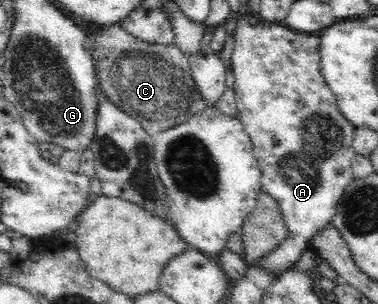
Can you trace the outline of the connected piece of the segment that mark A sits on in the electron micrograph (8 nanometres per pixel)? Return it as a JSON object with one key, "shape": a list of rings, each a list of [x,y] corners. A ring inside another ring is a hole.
{"shape":[[[238,17],[236,20],[231,56],[238,108],[236,119],[250,138],[256,166],[261,172],[260,187],[276,200],[288,230],[288,238],[277,249],[252,265],[277,272],[277,277],[287,271],[290,263],[300,259],[317,231],[331,223],[345,188],[355,179],[352,161],[356,153],[352,142],[356,130],[341,116],[333,93],[319,75],[319,55],[319,38],[311,37],[311,34],[295,32],[282,23],[259,22],[256,26],[250,26],[245,17]]]}

